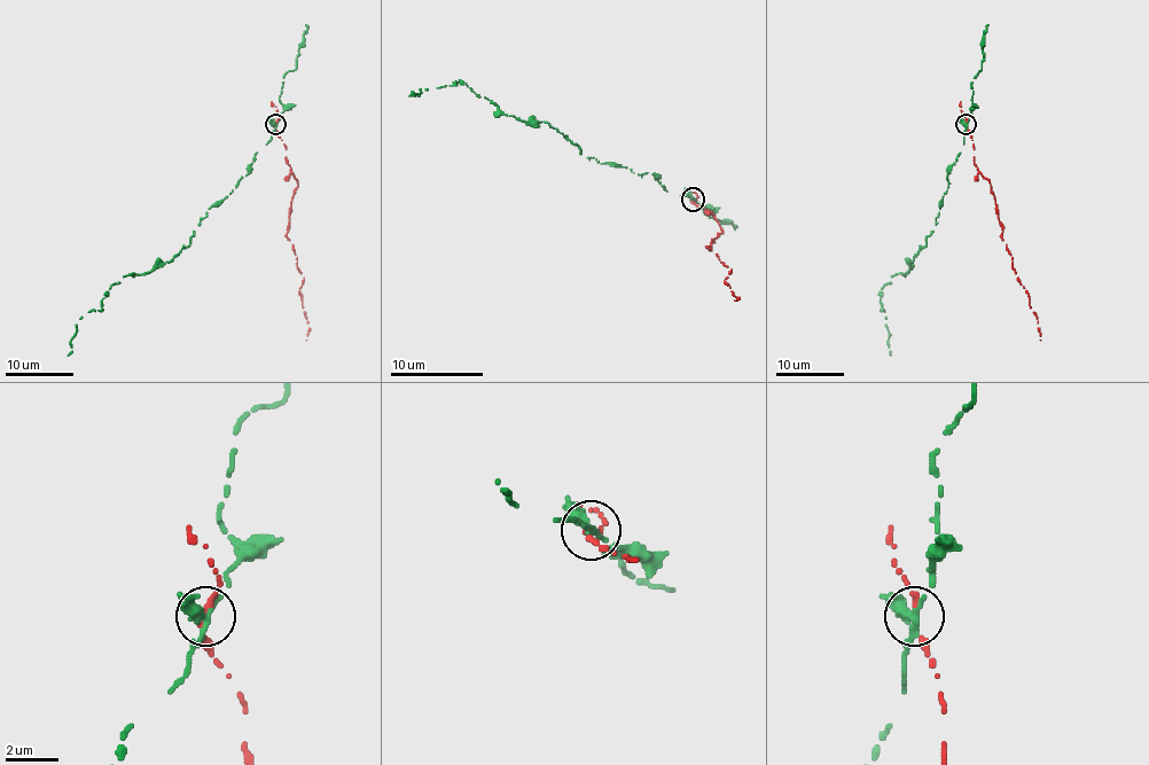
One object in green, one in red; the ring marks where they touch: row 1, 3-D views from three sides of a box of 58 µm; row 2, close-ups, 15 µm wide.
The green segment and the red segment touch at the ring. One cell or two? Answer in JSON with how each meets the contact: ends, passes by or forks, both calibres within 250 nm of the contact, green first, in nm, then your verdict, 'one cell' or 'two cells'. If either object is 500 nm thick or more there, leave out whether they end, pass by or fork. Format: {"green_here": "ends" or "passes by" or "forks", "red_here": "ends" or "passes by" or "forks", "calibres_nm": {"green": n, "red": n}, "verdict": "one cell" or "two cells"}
{"green_here": "passes by", "red_here": "passes by", "calibres_nm": {"green": 360, "red": 220}, "verdict": "two cells"}

